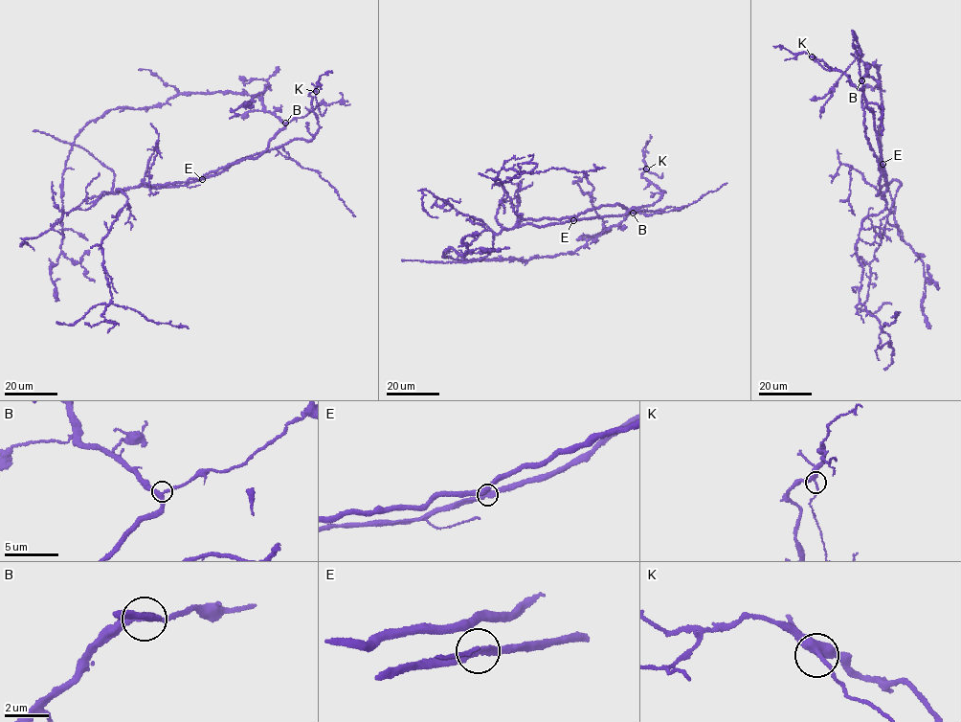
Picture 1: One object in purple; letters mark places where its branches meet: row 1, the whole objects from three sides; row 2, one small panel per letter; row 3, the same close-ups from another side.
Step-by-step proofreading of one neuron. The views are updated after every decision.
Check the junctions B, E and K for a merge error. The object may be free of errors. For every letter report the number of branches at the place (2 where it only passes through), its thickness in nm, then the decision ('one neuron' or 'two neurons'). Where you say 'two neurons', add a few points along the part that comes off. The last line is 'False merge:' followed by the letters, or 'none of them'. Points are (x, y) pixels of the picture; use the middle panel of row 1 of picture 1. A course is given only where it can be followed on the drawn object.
B: 3 | 280 nm | one neuron
E: 3 | 260 nm | one neuron
K: 3 | 280 nm | one neuron
False merge: none of them

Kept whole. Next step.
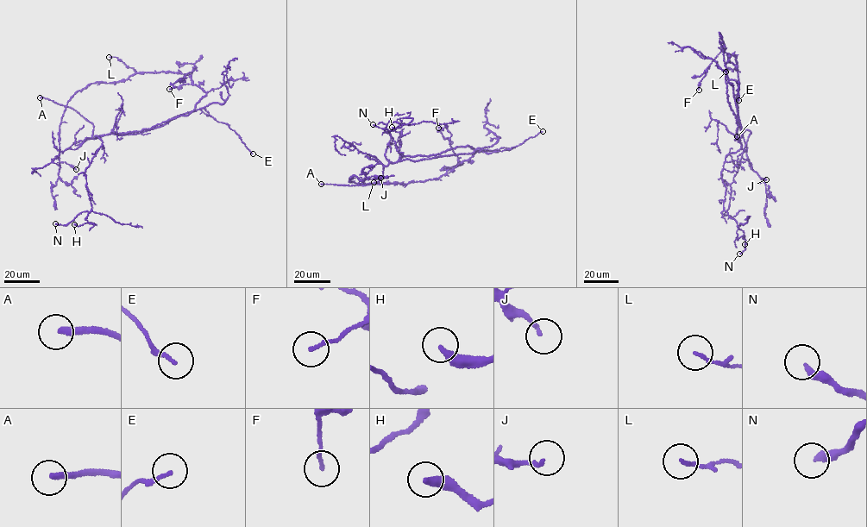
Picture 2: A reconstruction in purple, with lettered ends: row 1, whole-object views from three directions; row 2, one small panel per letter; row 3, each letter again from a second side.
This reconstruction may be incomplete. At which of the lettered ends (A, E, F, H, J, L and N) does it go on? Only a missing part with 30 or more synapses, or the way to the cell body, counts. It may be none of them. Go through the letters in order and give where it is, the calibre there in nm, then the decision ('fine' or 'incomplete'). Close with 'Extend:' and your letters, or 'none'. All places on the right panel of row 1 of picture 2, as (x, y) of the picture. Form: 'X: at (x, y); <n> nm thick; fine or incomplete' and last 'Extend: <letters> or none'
A: at (737, 136); 240 nm thick; incomplete
E: at (738, 100); 160 nm thick; fine
F: at (699, 90); 150 nm thick; fine
H: at (744, 244); 320 nm thick; fine
J: at (766, 179); 150 nm thick; fine
L: at (725, 72); 120 nm thick; fine
N: at (739, 254); 320 nm thick; fine
Extend: A

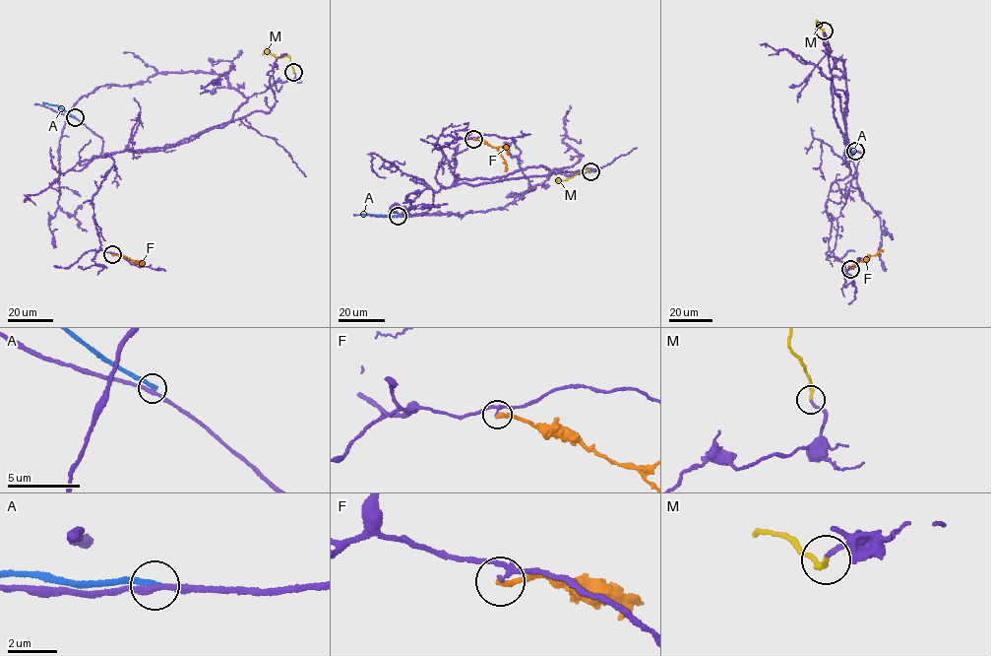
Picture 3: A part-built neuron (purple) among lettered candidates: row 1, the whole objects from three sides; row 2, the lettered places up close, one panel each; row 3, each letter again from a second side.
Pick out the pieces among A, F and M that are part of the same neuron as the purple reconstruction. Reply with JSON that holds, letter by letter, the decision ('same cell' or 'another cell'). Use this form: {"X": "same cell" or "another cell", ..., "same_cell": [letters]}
{"A": "another cell", "F": "another cell", "M": "same cell", "same_cell": ["M"]}

